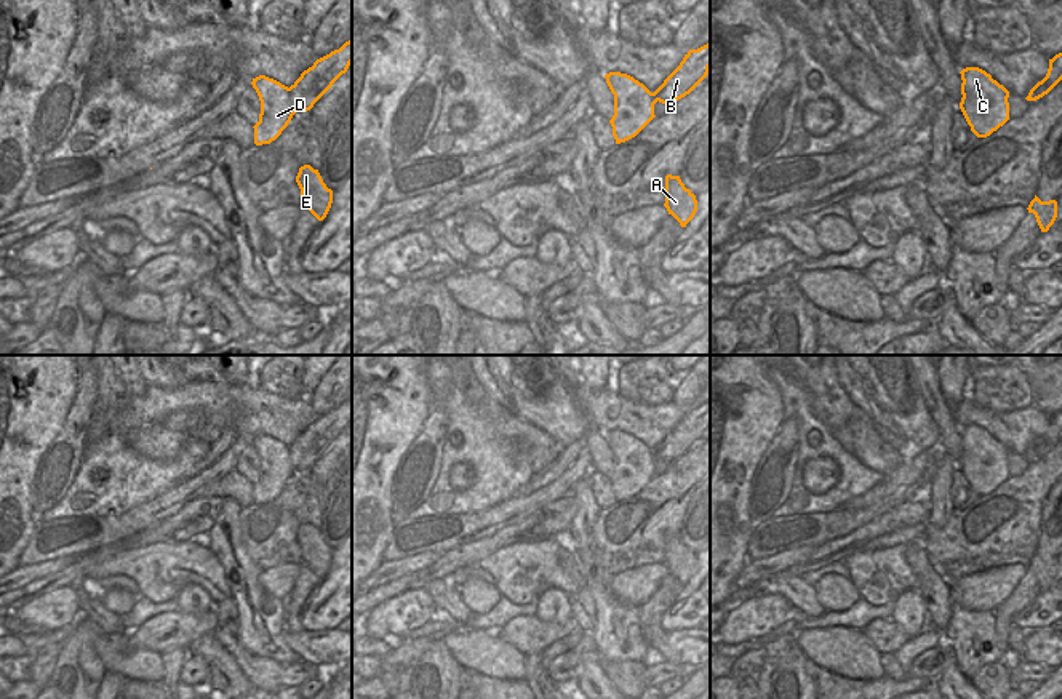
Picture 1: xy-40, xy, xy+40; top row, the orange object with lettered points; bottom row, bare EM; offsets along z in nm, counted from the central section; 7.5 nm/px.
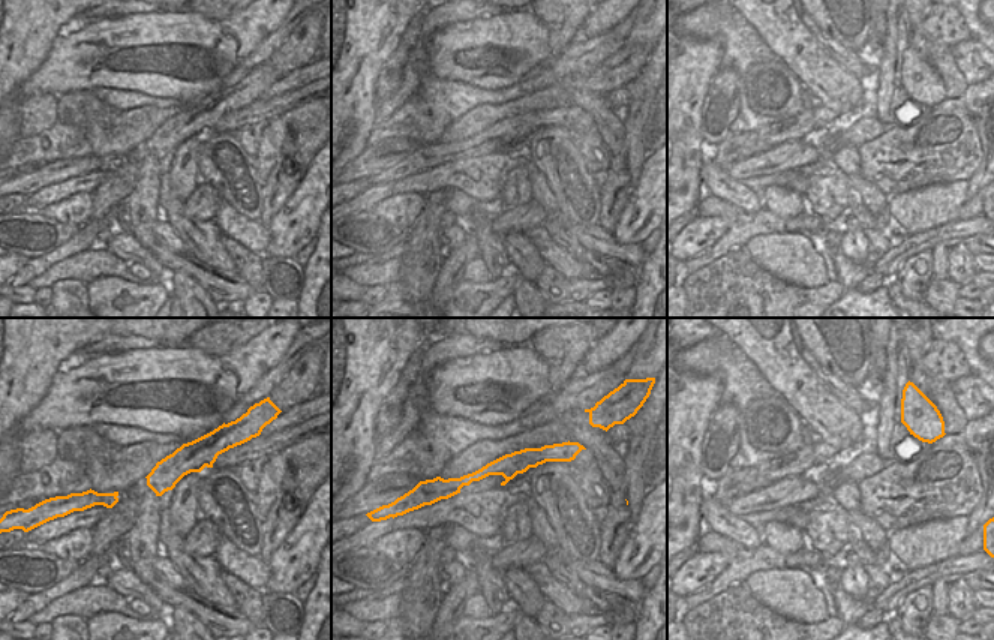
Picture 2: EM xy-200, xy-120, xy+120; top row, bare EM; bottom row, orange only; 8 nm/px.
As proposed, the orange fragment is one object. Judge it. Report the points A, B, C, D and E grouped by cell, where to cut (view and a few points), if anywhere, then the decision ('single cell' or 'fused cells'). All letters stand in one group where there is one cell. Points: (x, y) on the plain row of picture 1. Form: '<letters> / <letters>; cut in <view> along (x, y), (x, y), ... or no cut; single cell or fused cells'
A E / B C D; cut in xy+40 along (963, 440), (963, 453); fused cells

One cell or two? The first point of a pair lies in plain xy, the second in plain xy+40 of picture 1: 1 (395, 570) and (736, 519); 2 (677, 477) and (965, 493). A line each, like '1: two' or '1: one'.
1: two
2: two

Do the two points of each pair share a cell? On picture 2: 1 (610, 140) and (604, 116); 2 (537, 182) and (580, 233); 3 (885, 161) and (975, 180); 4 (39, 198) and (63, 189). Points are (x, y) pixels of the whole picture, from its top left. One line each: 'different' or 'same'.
1: same
2: same
3: different
4: same

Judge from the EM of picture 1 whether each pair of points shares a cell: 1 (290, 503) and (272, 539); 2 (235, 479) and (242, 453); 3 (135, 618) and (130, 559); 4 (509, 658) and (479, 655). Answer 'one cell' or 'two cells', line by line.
1: one cell
2: two cells
3: two cells
4: one cell

